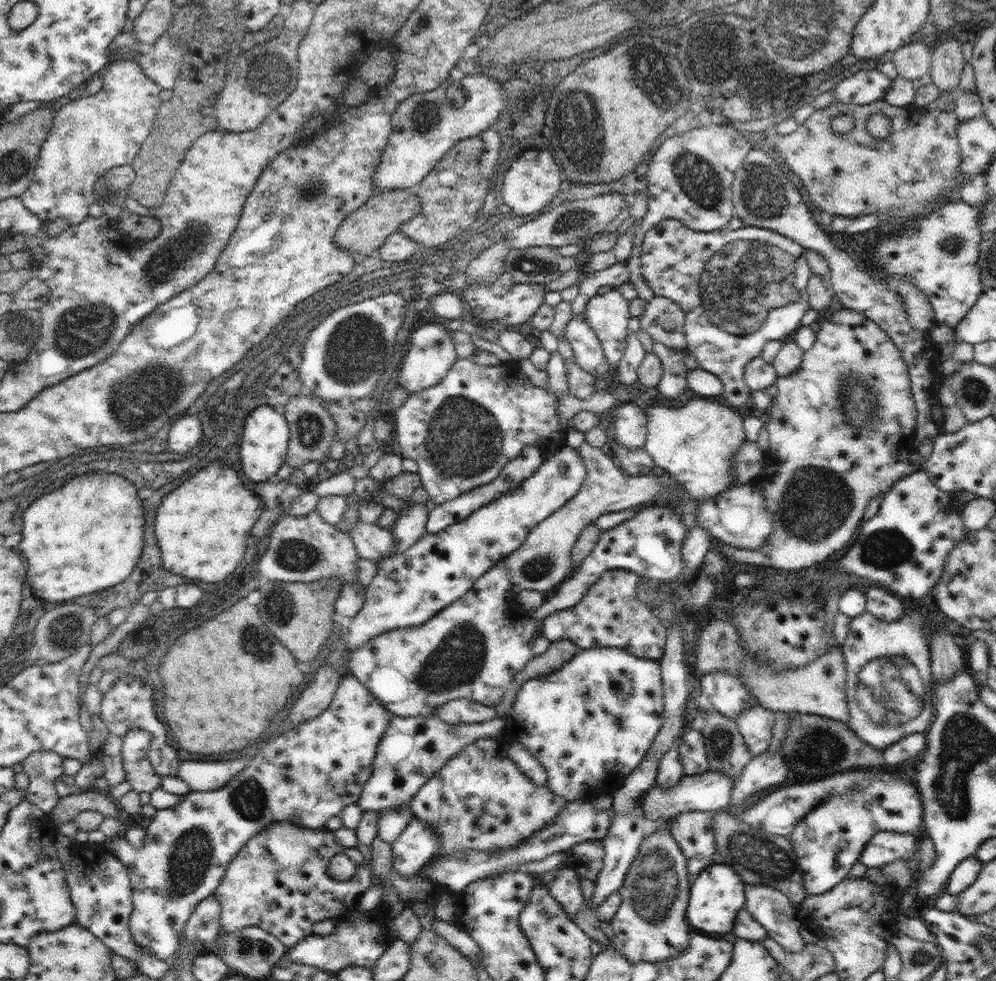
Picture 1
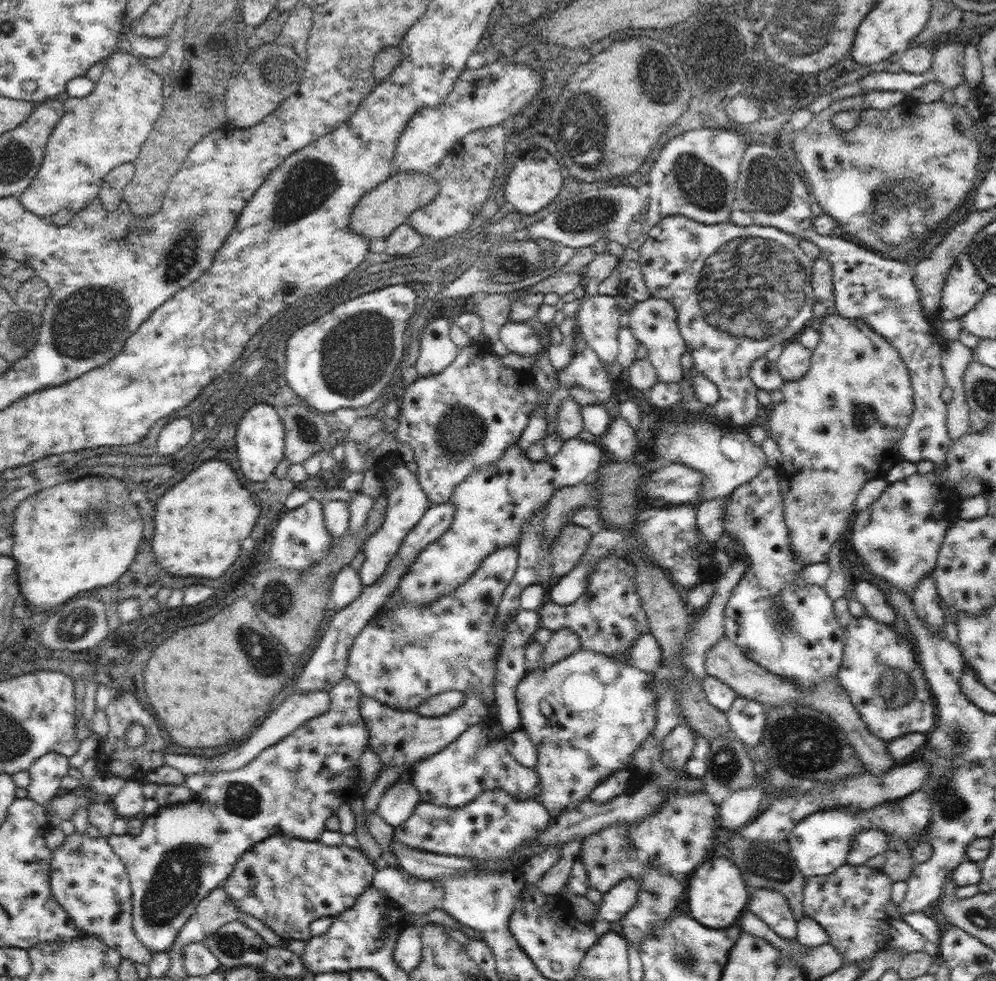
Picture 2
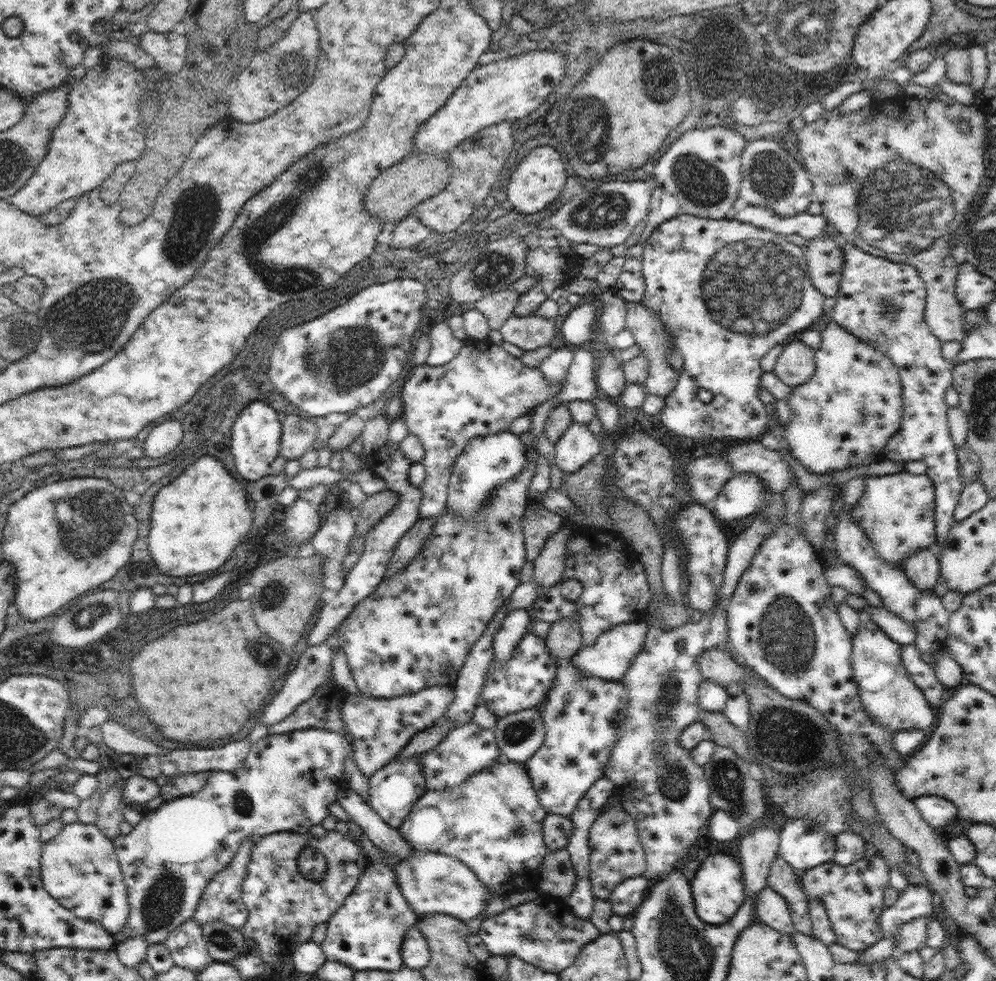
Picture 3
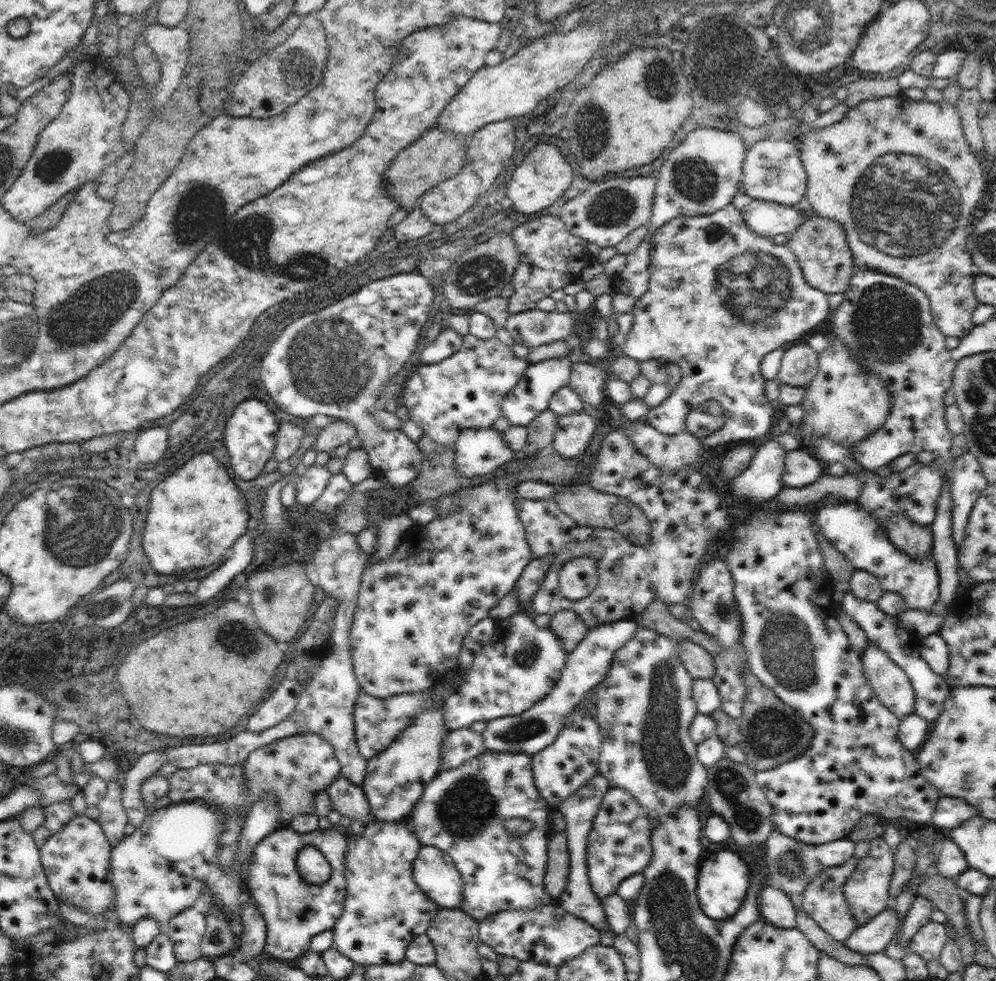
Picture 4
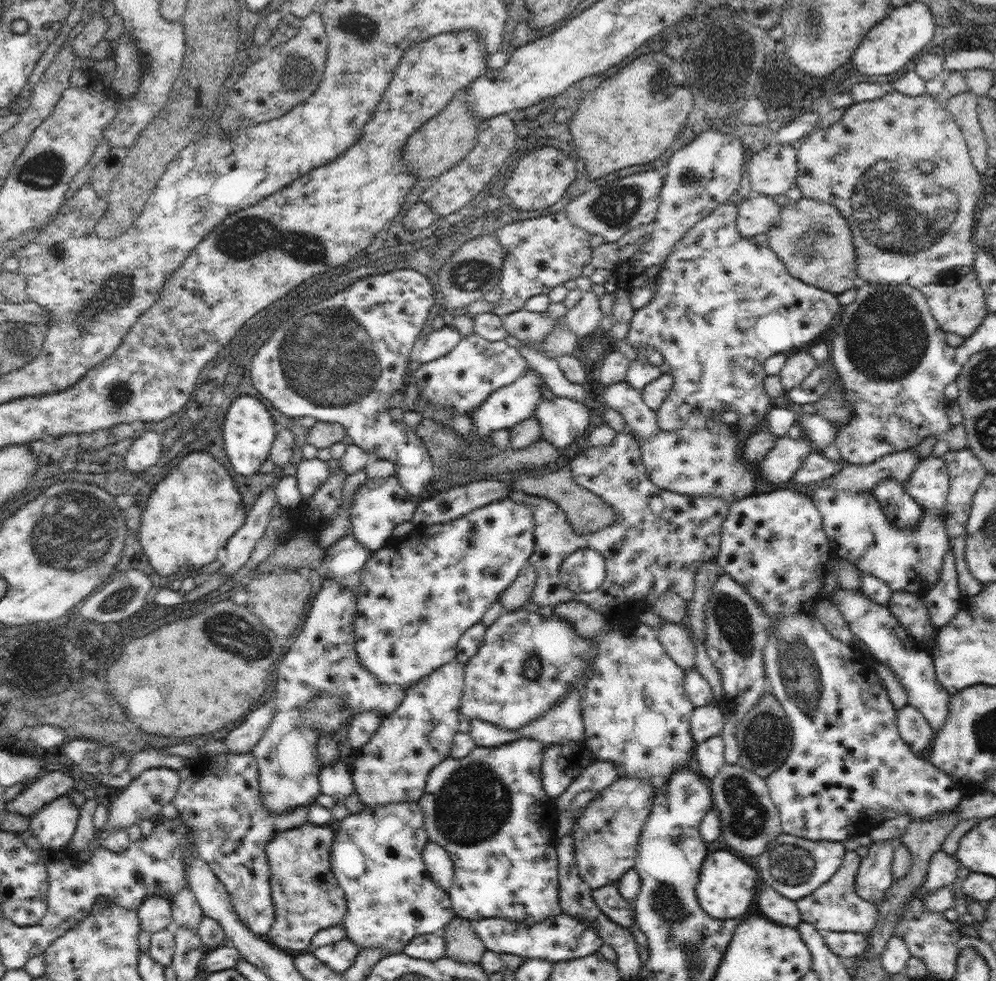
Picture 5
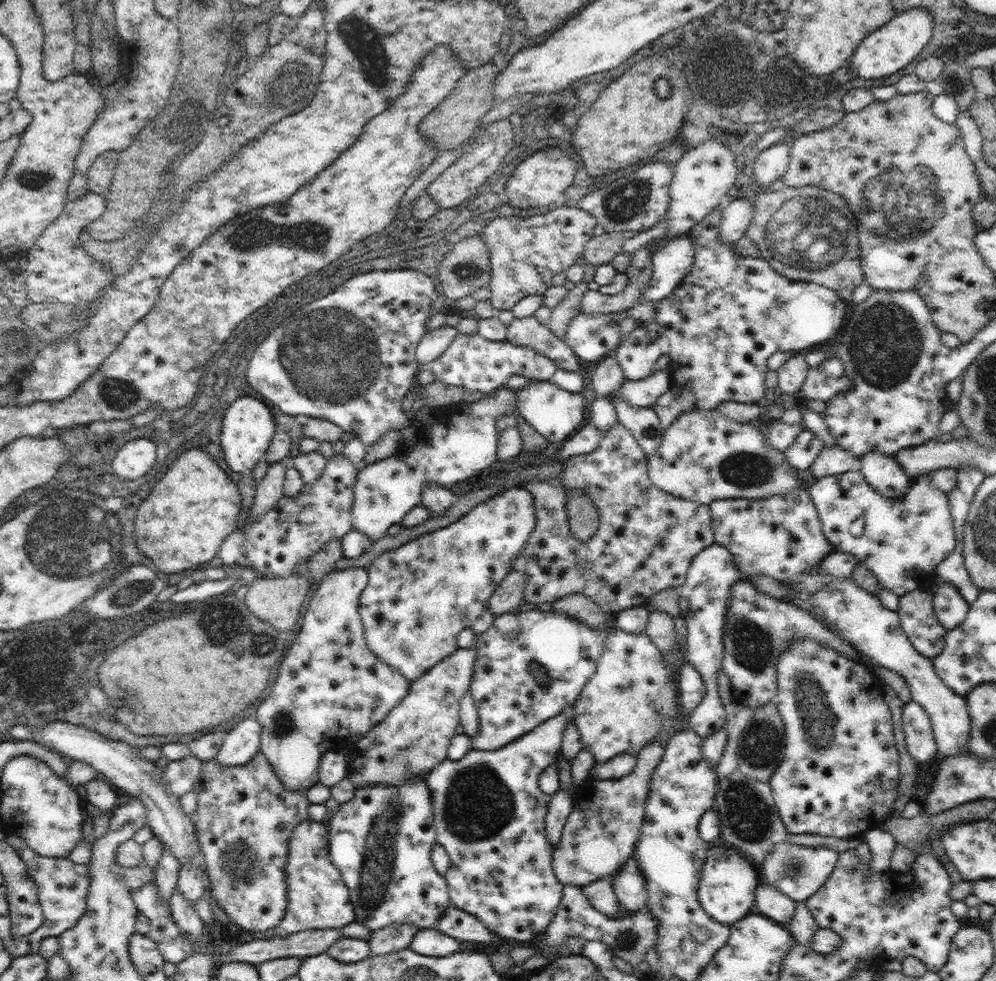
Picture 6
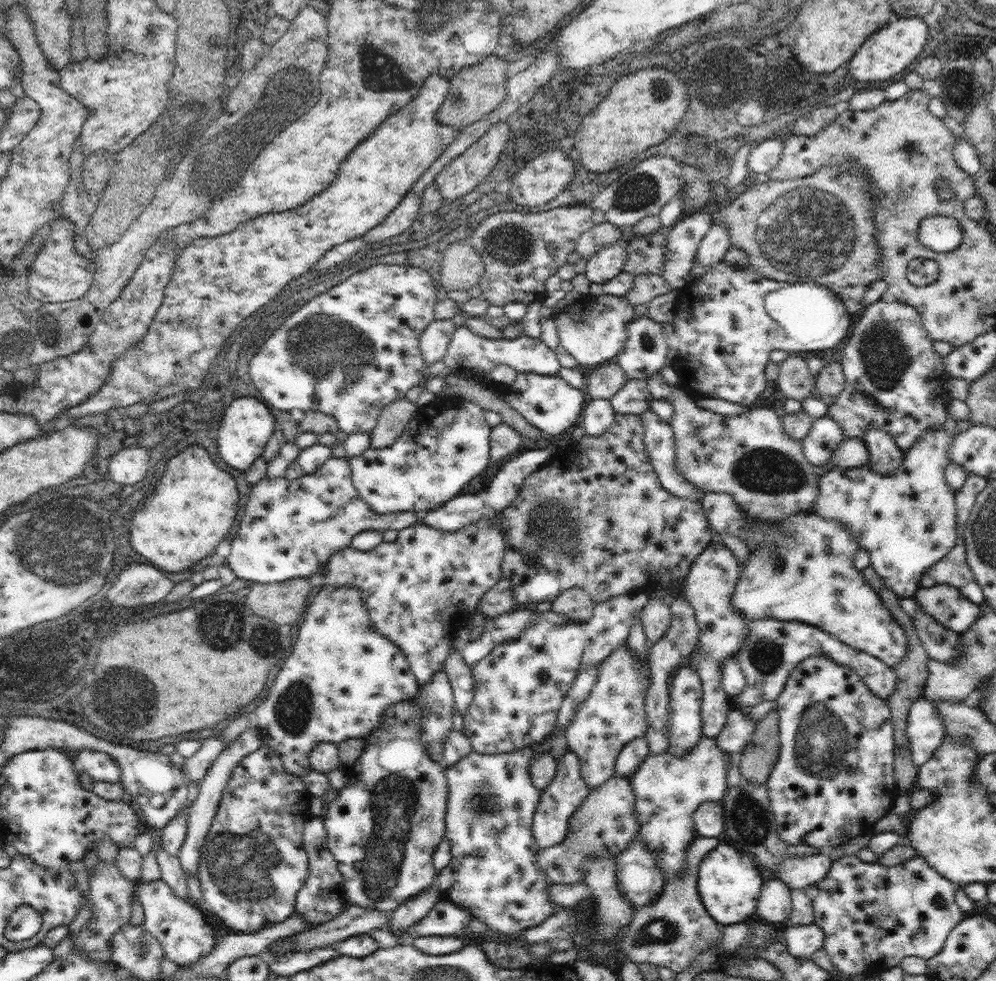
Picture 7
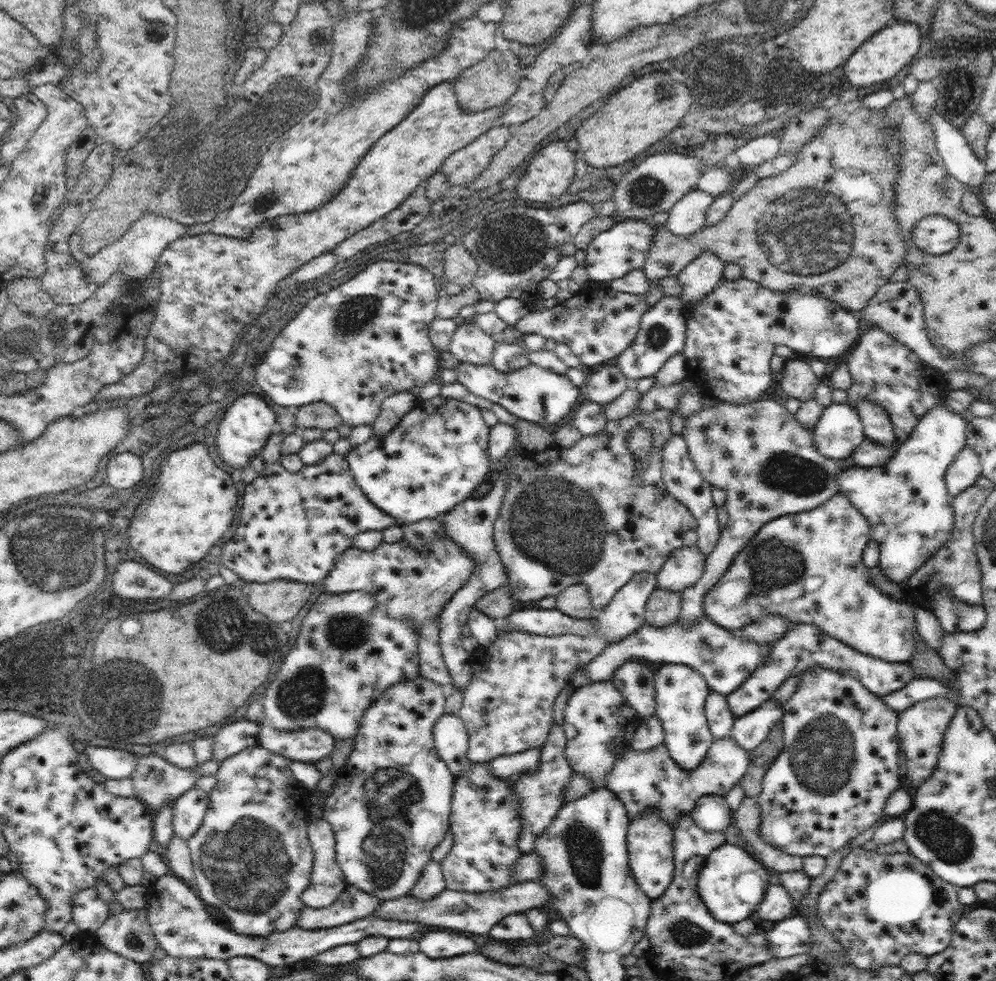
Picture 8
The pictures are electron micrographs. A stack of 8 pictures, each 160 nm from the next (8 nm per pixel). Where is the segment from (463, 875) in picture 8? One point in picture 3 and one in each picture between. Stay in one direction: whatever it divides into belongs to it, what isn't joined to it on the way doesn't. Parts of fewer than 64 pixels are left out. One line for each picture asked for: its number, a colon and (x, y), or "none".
3: (492, 822)
4: (462, 811)
5: (489, 810)
6: (489, 812)
7: (494, 873)

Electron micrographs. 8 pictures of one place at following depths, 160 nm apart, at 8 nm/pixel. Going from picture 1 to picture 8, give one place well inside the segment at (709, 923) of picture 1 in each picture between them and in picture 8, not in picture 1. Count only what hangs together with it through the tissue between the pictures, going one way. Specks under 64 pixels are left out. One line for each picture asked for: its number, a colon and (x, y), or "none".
2: (717, 894)
3: (718, 886)
4: (723, 880)
5: (727, 885)
6: (726, 892)
7: (728, 881)
8: (732, 883)

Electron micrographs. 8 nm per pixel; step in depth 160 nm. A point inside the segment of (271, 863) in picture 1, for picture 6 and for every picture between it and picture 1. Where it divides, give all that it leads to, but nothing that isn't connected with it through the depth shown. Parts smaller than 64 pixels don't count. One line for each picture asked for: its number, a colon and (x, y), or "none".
2: (286, 882)
3: (284, 906)
4: (294, 910)
5: (307, 898)
6: (317, 897)

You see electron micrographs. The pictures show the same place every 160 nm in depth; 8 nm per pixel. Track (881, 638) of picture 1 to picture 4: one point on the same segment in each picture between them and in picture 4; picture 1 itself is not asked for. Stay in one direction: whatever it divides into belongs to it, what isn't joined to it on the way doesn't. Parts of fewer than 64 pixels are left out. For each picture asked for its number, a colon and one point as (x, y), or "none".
2: (889, 703)
3: (877, 669)
4: (890, 684)

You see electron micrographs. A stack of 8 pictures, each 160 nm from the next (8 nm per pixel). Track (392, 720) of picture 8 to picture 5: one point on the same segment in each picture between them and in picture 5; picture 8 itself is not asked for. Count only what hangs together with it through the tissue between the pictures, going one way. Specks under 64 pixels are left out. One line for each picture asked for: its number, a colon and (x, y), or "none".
5: (377, 857)
6: (381, 841)
7: (383, 828)

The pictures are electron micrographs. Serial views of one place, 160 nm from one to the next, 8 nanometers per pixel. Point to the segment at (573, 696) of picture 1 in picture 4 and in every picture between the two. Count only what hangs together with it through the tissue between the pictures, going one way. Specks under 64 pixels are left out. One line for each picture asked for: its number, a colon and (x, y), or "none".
2: (586, 715)
3: (583, 715)
4: (559, 770)

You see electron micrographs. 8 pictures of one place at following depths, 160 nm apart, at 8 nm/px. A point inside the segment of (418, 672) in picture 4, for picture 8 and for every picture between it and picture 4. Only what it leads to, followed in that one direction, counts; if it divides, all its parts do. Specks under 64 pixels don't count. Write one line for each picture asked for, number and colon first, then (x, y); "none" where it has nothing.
5: (414, 603)
6: (419, 597)
7: (420, 589)
8: (410, 585)

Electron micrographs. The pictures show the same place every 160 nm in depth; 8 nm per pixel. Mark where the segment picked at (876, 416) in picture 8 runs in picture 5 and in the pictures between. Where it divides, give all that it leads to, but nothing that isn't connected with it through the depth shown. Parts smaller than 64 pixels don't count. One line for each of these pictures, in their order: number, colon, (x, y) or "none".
5: (899, 508)
6: (882, 472)
7: (884, 455)

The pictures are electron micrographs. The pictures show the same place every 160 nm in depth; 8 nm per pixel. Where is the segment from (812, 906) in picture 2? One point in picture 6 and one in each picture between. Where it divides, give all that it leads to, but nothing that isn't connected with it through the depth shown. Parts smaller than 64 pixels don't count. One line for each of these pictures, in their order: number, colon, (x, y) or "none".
3: (852, 895)
4: (867, 893)
5: (874, 877)
6: (881, 844)

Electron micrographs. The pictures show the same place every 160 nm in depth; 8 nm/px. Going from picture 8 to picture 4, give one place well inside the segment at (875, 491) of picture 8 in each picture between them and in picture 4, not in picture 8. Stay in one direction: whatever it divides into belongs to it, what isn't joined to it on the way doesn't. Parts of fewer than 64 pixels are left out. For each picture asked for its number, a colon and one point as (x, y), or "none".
4: (855, 532)
5: (909, 560)
6: (901, 542)
7: (906, 520)

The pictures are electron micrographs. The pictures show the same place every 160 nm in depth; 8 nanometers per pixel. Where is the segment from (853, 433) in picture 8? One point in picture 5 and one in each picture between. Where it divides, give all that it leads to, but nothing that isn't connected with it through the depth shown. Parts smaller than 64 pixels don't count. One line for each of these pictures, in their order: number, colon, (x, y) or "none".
5: (779, 465)
6: (801, 454)
7: (825, 434)

